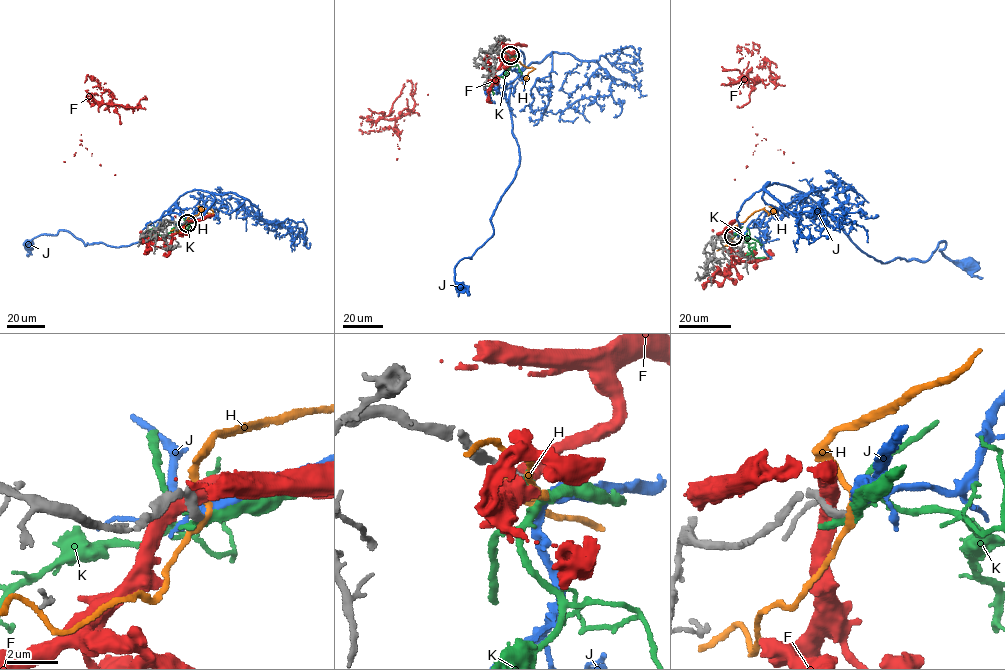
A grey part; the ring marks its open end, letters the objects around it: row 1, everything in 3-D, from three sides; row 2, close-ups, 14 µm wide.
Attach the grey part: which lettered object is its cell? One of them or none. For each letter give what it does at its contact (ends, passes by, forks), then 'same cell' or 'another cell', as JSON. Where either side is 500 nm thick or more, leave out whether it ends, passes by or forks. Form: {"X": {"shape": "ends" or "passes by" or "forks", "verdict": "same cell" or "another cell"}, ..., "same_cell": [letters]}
{"F": {"verdict": "another cell"}, "H": {"shape": "passes by", "verdict": "another cell"}, "J": {"shape": "passes by", "verdict": "same cell"}, "K": {"shape": "passes by", "verdict": "another cell"}, "same_cell": ["J"]}

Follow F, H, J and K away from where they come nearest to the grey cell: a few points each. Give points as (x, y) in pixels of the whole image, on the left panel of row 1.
F: (187, 222), (165, 238), (140, 238), (141, 231), (81, 140), (101, 102), (133, 107), (147, 99), (143, 97)
H: (187, 223), (188, 217), (203, 209), (209, 209), (213, 213), (197, 207)
J: (187, 223), (214, 196), (199, 190), (179, 196), (148, 236), (129, 245), (84, 245), (62, 230), (28, 243)
K: (187, 223), (179, 225), (166, 235), (146, 237)

